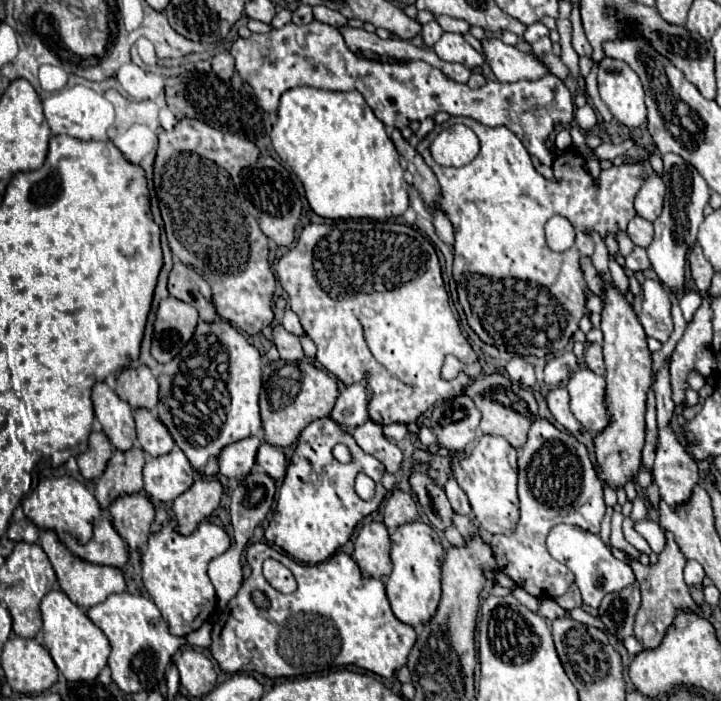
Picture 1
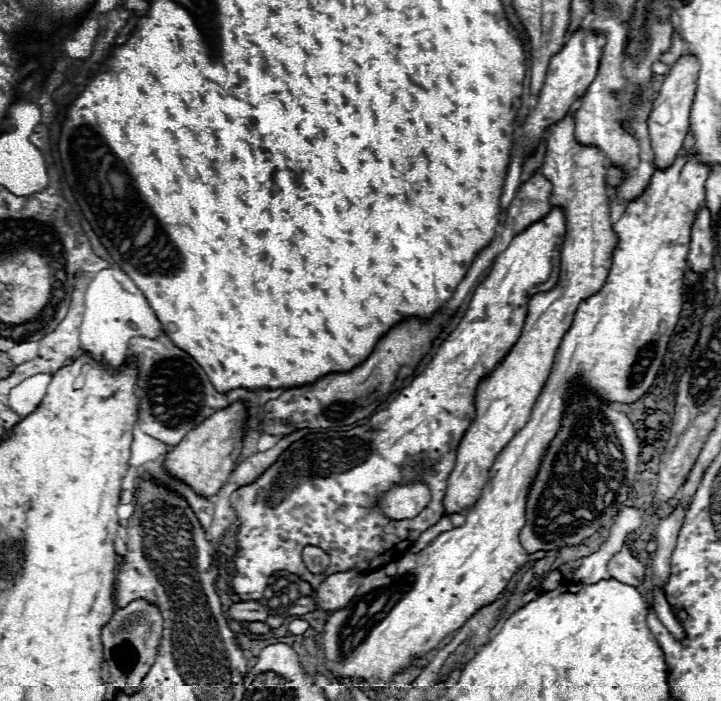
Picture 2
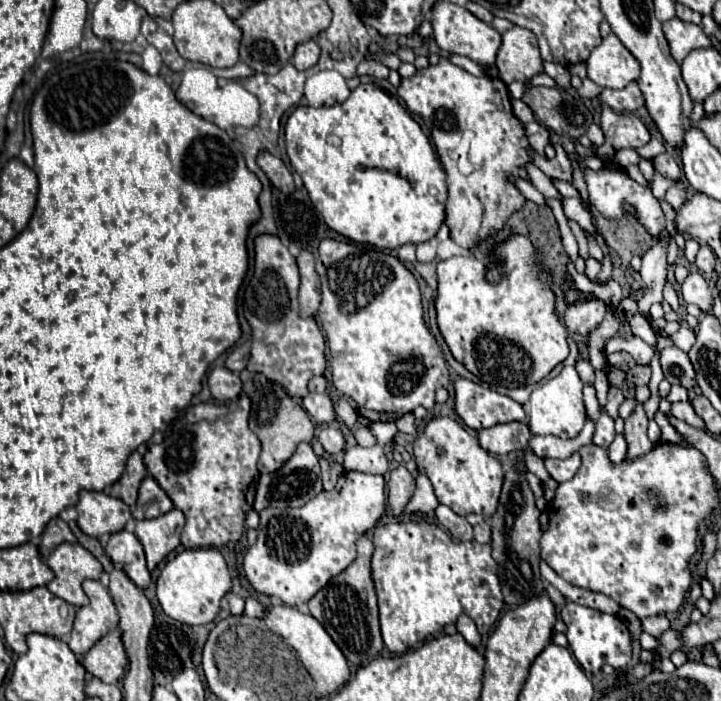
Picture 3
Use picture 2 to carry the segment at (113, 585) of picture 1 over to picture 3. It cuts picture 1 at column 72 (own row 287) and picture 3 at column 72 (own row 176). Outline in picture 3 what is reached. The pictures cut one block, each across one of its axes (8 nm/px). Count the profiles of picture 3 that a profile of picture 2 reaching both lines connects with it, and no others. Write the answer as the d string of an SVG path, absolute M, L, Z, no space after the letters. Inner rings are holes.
M60 544L50 556L48 566L56 578L48 590L72 606L86 606L88 596L82 590L84 580L100 580L104 574L102 564L80 544Z

